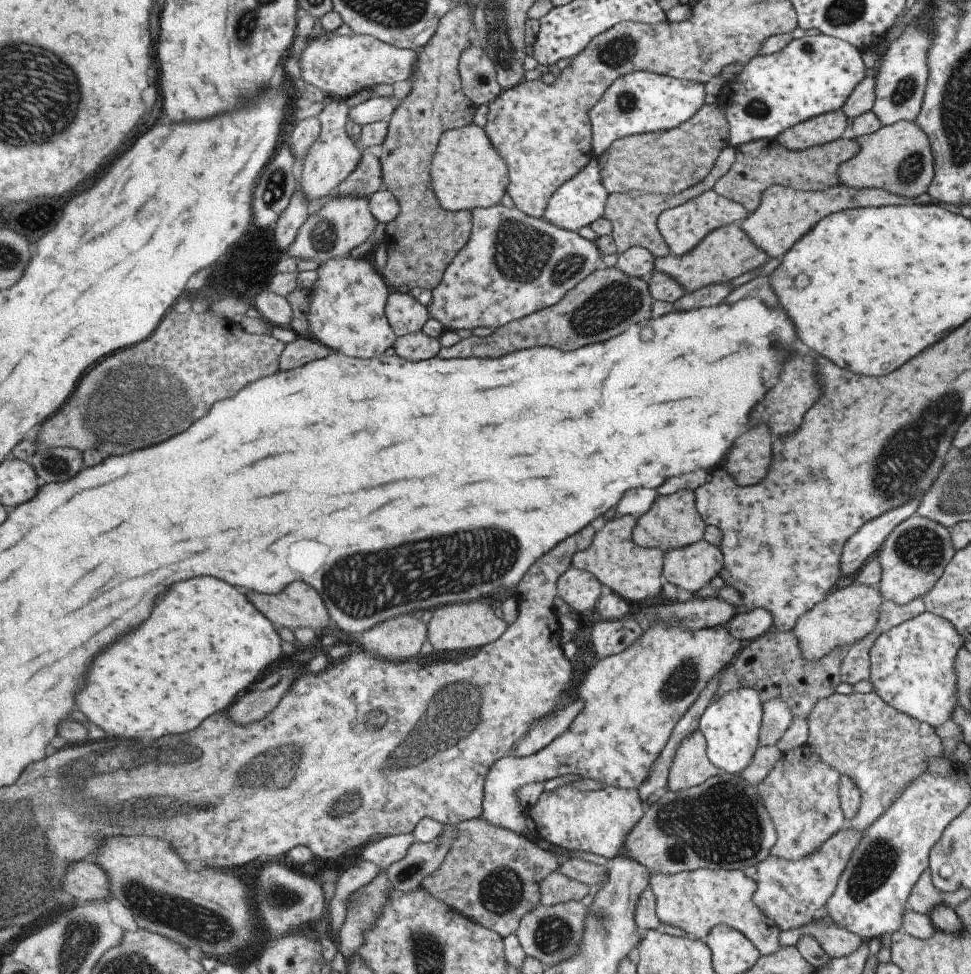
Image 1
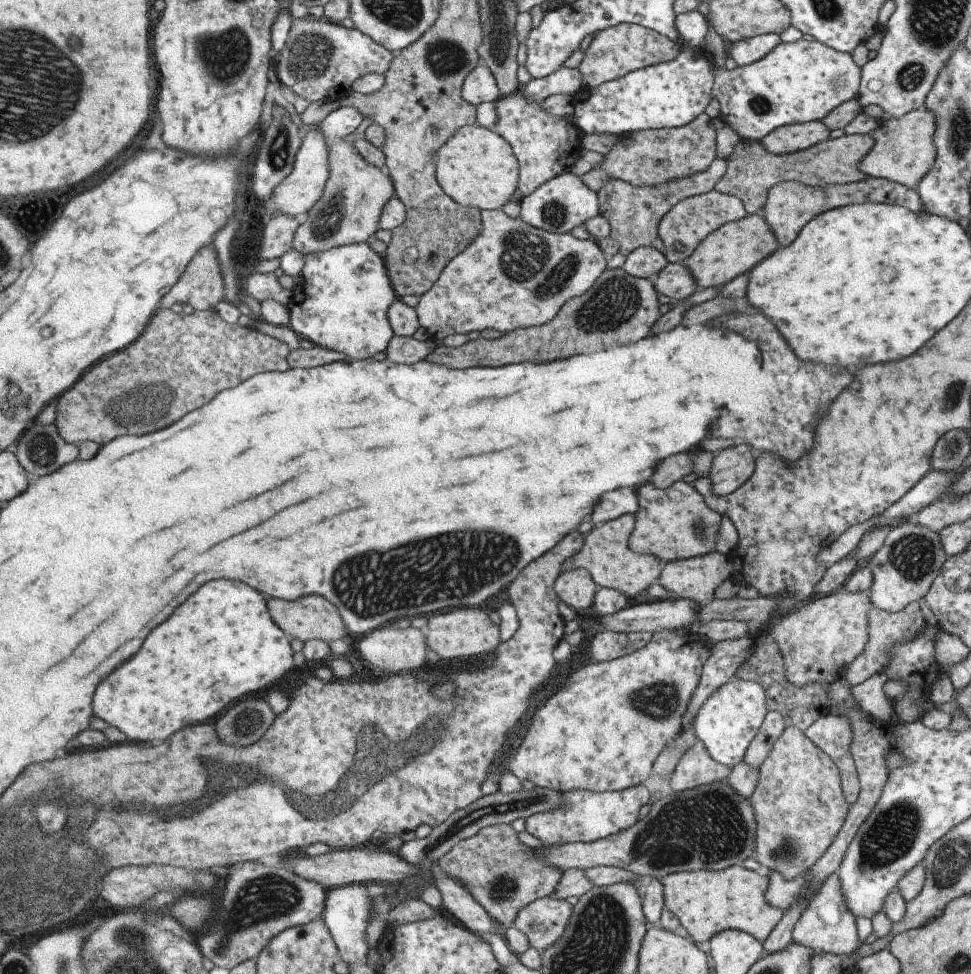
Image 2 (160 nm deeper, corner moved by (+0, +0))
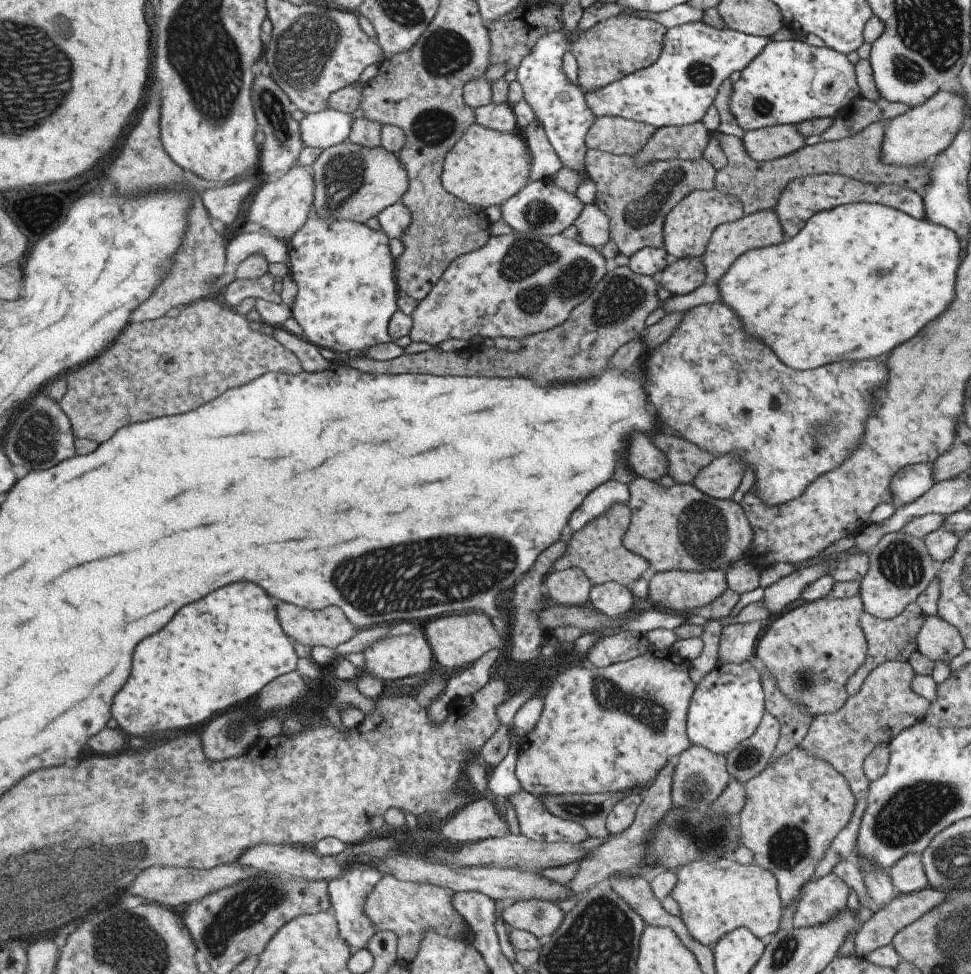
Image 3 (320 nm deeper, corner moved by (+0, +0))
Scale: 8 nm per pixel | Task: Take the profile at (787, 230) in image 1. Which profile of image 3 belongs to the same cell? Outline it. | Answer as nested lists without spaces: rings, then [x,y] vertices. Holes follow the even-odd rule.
[[[834,174],[793,178],[783,188],[783,192],[779,194],[779,198],[777,198],[775,206],[773,206],[773,212],[777,216],[777,222],[779,222],[785,237],[788,238],[797,234],[812,214],[851,203],[879,203],[904,212],[911,218],[915,218],[915,220],[924,218],[922,196],[918,192],[903,188],[903,186],[897,184],[864,183],[853,180],[853,178],[835,176]]]

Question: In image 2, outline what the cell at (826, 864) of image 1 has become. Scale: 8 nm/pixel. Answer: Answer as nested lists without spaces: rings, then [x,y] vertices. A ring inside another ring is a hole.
[[[770,871],[767,873],[768,876],[768,888],[765,890],[764,898],[768,904],[779,908],[782,912],[786,909],[792,907],[795,903],[798,903],[799,899],[803,899],[804,897],[800,896],[800,892],[802,891],[802,886],[804,885],[804,874],[798,875],[796,878],[793,878],[791,881],[785,881],[784,877],[781,877],[778,873],[771,873]]]

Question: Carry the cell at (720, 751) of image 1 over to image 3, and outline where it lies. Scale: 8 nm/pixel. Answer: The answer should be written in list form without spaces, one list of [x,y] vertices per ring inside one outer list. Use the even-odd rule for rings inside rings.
[[[753,660],[741,661],[740,663],[717,663],[710,672],[707,672],[695,685],[687,705],[685,717],[685,732],[690,745],[699,745],[709,749],[713,754],[726,756],[742,740],[751,736],[761,717],[765,713],[764,692],[760,684],[761,670]]]

